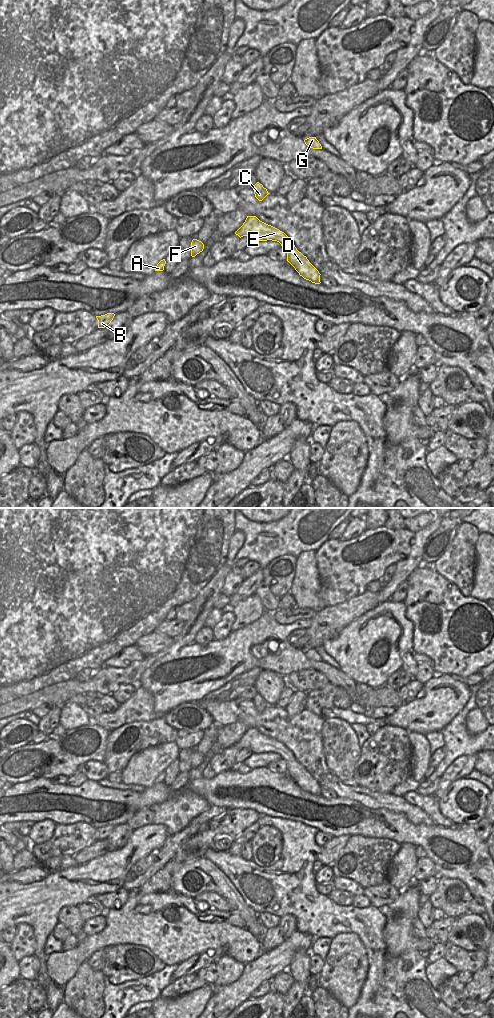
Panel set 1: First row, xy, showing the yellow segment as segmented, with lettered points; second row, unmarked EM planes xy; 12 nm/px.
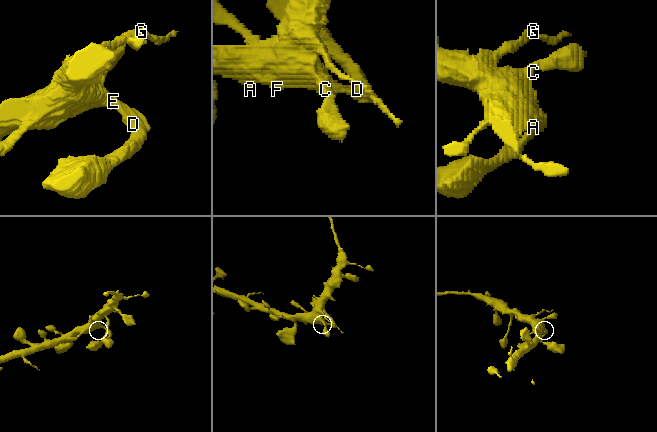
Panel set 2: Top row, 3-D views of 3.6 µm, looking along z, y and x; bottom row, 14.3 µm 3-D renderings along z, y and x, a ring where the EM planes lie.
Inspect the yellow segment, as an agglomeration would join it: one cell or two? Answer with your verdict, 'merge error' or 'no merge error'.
no merge error

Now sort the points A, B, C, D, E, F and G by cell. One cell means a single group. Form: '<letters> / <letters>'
A B C D E F G

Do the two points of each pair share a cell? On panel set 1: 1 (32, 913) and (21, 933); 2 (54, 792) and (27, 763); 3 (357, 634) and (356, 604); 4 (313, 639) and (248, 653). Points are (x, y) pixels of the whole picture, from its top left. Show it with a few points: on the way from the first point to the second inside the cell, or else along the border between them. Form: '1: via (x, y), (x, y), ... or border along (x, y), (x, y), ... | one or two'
1: border along (17, 924), (28, 924), (33, 929), (35, 946) | two
2: border along (49, 778), (33, 778), (19, 783) | two
3: border along (376, 606), (348, 623), (339, 635) | two
4: border along (311, 620), (311, 624), (306, 629) | two

